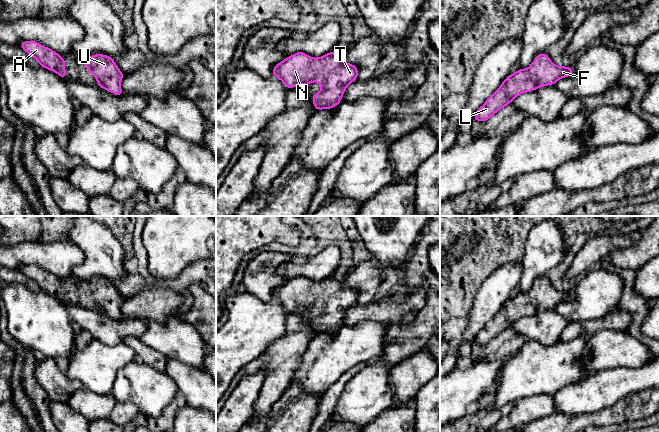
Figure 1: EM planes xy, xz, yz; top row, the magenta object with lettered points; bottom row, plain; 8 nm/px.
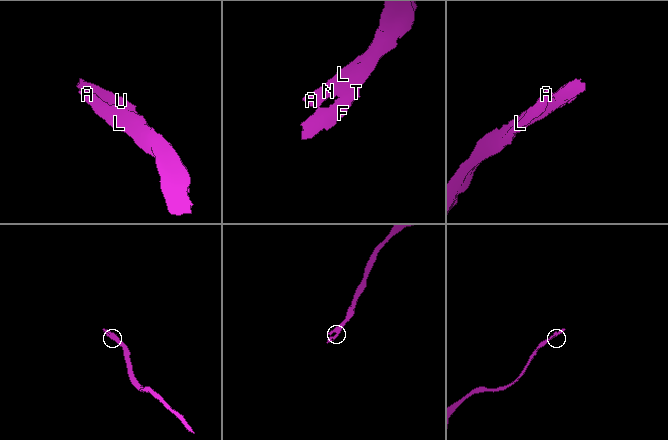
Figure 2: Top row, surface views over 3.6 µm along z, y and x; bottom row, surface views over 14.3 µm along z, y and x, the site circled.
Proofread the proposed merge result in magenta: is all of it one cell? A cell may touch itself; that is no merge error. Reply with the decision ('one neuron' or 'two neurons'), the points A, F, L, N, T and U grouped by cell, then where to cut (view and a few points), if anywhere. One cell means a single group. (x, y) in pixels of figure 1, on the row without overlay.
one neuron | A F L N T U | no cut

